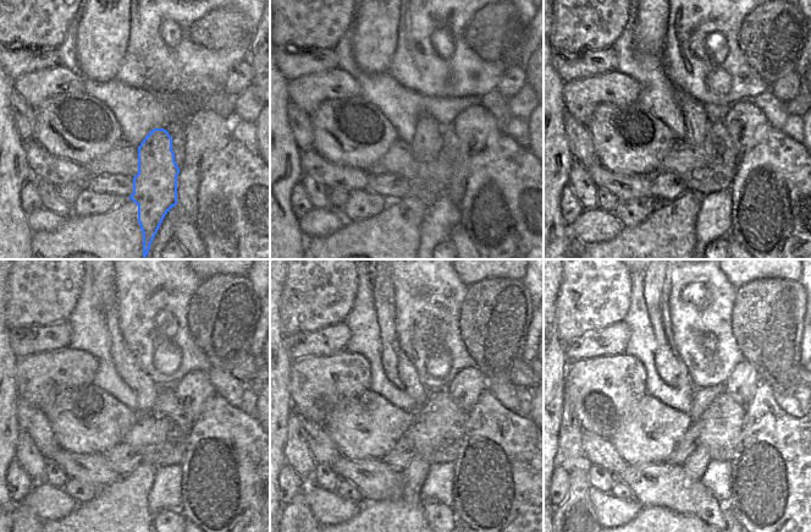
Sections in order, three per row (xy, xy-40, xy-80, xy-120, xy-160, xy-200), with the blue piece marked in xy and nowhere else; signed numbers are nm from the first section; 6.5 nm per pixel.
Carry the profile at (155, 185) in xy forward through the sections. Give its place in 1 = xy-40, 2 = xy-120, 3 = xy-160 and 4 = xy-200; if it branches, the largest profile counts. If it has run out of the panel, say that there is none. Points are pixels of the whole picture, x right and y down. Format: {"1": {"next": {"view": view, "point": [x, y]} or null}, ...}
{"1": {"next": {"view": "xy-40", "point": [435, 169]}}, "2": {"next": {"view": "xy-120", "point": [125, 363]}}, "3": {"next": {"view": "xy-160", "point": [398, 369]}}, "4": {"next": {"view": "xy-200", "point": [669, 366]}}}

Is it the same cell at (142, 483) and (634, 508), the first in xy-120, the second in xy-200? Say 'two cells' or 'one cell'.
two cells

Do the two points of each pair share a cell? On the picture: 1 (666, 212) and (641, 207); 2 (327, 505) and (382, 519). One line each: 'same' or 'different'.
1: different
2: different

